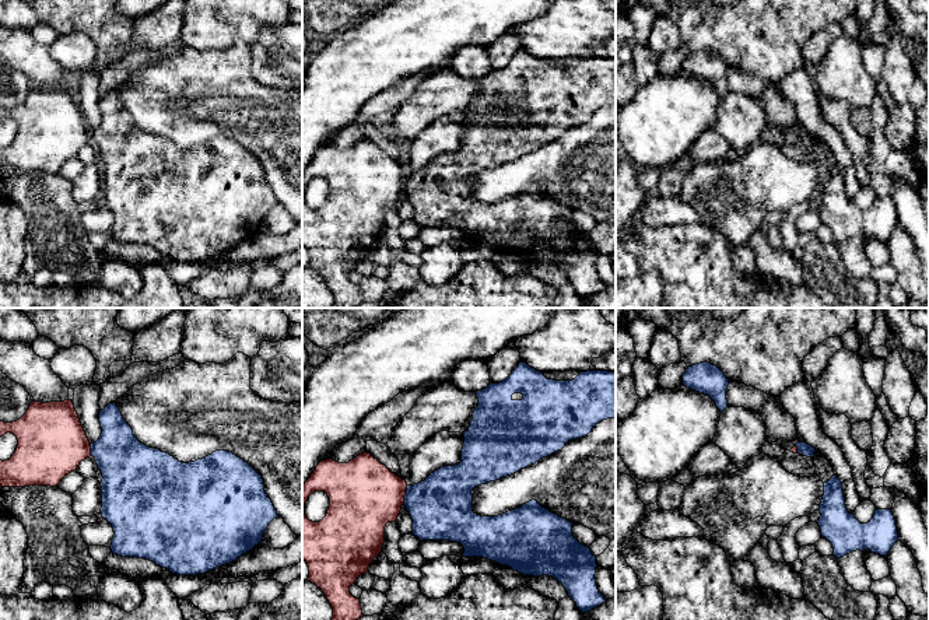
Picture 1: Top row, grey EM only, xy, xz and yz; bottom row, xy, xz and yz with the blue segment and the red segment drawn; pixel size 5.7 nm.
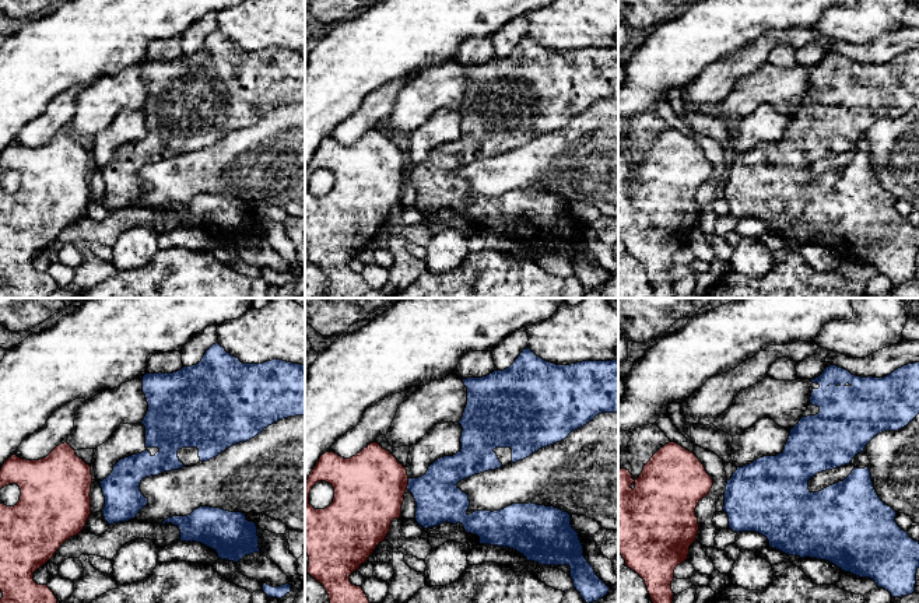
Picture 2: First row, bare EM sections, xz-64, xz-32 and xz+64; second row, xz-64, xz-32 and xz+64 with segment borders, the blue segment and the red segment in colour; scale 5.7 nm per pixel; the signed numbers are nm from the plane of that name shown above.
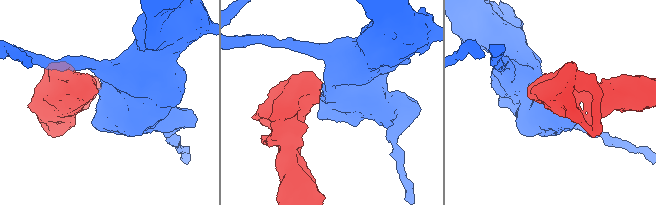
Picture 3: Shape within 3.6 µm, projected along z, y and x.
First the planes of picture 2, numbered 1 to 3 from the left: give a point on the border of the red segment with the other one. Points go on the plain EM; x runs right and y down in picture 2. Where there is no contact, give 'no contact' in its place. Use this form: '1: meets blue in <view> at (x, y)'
1: no contact
2: meets blue in xz-32 at (409, 171)
3: no contact

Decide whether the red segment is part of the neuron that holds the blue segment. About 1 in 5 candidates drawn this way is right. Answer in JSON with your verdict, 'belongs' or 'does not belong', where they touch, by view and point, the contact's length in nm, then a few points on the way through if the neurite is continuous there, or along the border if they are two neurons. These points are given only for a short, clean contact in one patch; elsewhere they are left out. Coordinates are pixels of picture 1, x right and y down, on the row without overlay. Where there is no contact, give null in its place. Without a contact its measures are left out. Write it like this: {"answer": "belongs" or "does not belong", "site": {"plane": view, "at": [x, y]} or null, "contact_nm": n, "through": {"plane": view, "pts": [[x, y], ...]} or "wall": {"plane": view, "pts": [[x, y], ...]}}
{"answer": "does not belong", "site": {"plane": "xz", "at": [406, 181]}, "contact_nm": 110, "wall": {"plane": "xz", "pts": [[407, 172], [403, 189]]}}

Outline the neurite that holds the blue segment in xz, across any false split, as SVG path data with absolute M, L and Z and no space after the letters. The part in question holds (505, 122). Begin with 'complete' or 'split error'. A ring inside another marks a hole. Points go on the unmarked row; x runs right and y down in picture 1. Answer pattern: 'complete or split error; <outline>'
complete; M520 48L505 67L490 70L485 76L477 77L476 81L478 92L473 98L473 108L469 116L462 119L464 122L462 148L455 153L444 153L424 168L407 172L404 192L413 206L413 221L421 228L449 227L460 230L464 235L463 244L488 245L523 262L554 263L562 270L582 300L590 298L606 286L599 279L595 266L596 242L572 223L574 210L543 195L536 186L498 203L481 203L473 197L471 176L534 151L561 137L568 127L588 122L597 109L616 105L616 59L586 57L572 67L554 67Z

